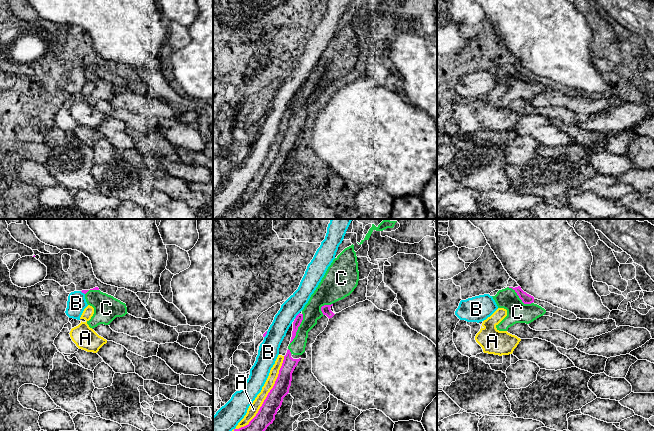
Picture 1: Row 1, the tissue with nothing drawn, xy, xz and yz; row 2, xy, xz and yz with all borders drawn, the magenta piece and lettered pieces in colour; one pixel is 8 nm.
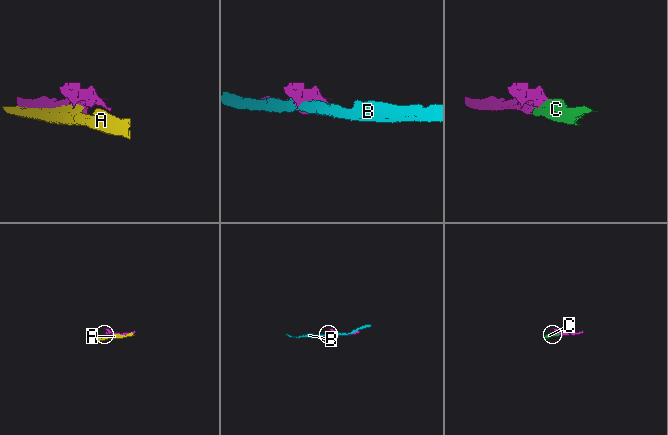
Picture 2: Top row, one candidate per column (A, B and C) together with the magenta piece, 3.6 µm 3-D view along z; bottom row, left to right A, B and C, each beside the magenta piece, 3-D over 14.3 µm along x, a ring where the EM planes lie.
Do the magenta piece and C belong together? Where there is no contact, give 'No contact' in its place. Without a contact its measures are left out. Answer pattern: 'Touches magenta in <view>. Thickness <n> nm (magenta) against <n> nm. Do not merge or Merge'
Touches magenta in xz. Thickness 60 nm (magenta) against 150 nm. Merge

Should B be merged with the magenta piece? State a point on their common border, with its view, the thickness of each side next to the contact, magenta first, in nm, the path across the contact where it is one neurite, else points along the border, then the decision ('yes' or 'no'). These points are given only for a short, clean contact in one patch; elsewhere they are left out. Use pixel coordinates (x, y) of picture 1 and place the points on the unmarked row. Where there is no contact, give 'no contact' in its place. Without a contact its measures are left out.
meets magenta in xz at (297, 91); 60 nm thick on the magenta side, 150 nm on the other; no

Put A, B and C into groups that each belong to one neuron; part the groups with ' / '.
A / B / C

